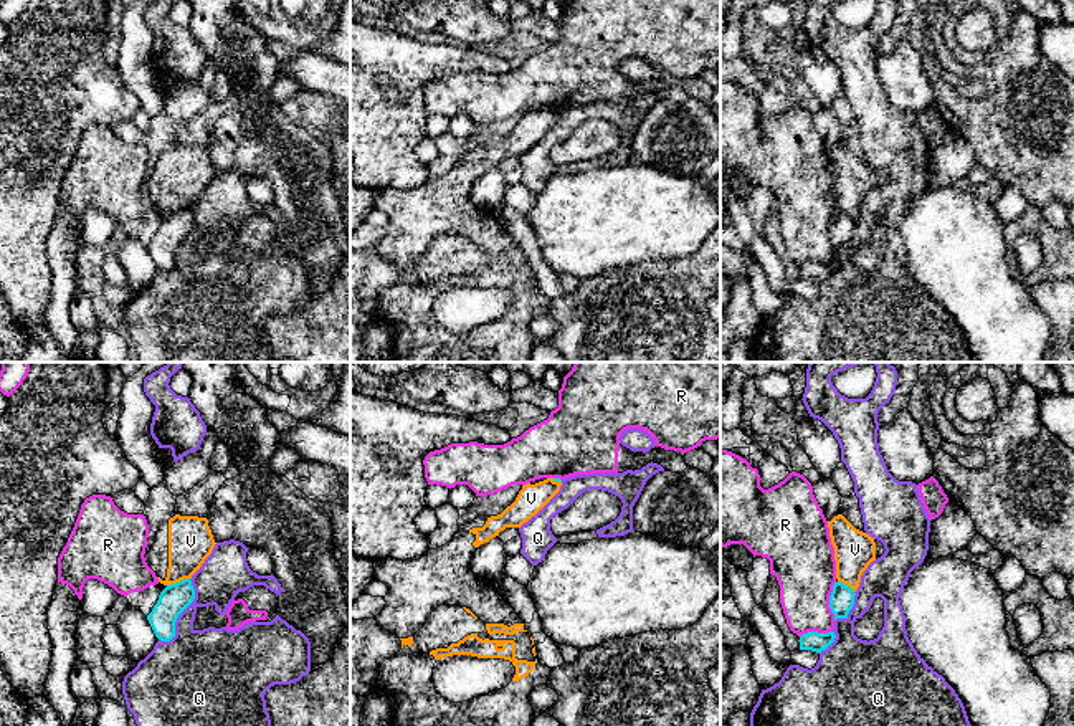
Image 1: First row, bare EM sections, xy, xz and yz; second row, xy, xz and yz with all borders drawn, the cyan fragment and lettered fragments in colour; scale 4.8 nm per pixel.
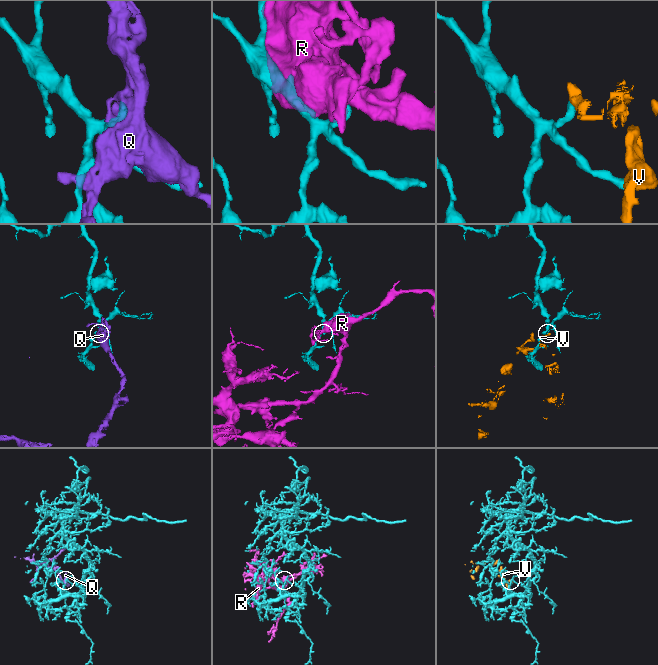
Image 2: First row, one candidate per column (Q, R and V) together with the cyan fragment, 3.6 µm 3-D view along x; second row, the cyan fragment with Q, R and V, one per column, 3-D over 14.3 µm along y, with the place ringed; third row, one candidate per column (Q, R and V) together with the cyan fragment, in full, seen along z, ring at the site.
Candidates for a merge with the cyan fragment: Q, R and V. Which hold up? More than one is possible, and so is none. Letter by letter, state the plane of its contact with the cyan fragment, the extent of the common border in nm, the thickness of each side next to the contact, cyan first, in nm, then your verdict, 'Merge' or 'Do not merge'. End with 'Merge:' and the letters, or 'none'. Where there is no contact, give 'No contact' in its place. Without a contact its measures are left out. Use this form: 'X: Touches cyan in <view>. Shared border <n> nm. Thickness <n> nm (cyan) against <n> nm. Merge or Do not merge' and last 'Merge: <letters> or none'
Q: Touches cyan in xy. Shared border 340 nm. Thickness 150 nm (cyan) against 320 nm. Do not merge
R: Touches cyan in yz. Shared border 190 nm. Thickness 120 nm (cyan) against 320 nm. Do not merge
V: Touches cyan in xy. Shared border 120 nm. Thickness 150 nm (cyan) against 220 nm. Do not merge
Merge: none

